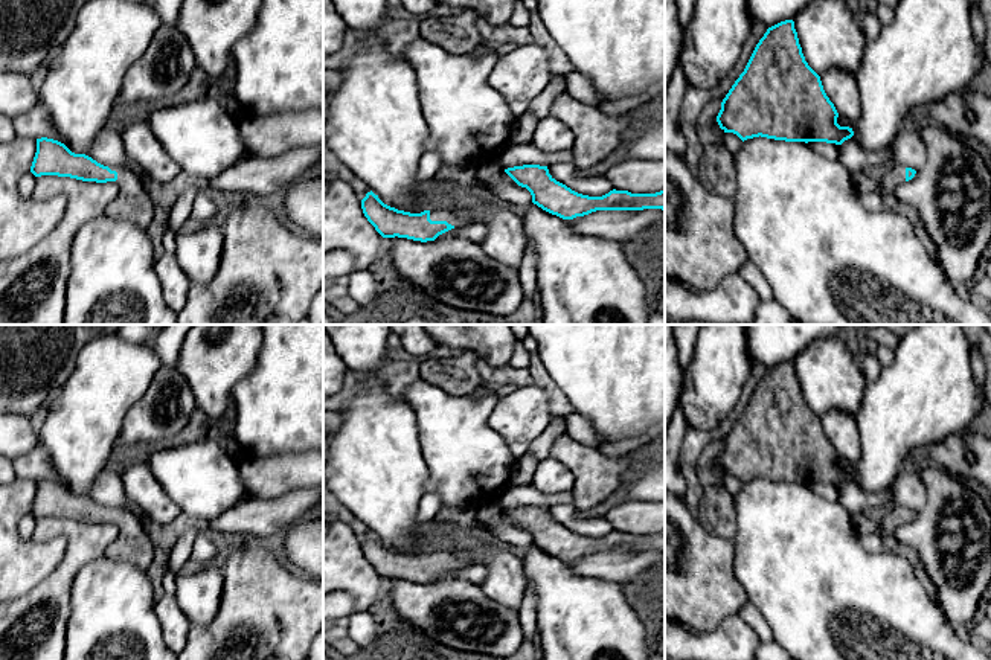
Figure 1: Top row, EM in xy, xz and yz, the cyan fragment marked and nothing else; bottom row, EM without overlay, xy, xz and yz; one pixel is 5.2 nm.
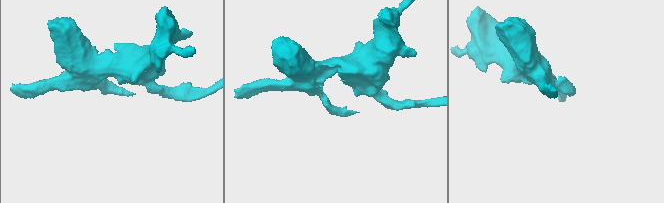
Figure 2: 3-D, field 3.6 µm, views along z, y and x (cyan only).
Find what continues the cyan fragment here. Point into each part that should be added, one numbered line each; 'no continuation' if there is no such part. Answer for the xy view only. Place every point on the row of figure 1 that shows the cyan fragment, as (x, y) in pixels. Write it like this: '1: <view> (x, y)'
1: xy (134, 203)

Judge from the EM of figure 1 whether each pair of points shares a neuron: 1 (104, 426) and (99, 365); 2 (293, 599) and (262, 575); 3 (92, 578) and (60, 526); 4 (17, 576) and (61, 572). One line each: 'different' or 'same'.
1: same
2: same
3: different
4: different

